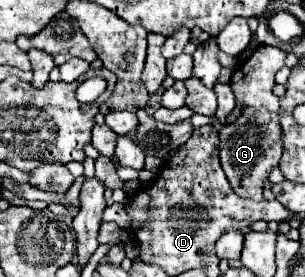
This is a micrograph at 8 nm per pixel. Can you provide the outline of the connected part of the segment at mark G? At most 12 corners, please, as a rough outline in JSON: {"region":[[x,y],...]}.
{"region":[[260,45],[230,85],[242,117],[220,129],[240,197],[262,199],[282,159],[272,87],[286,53]]}

